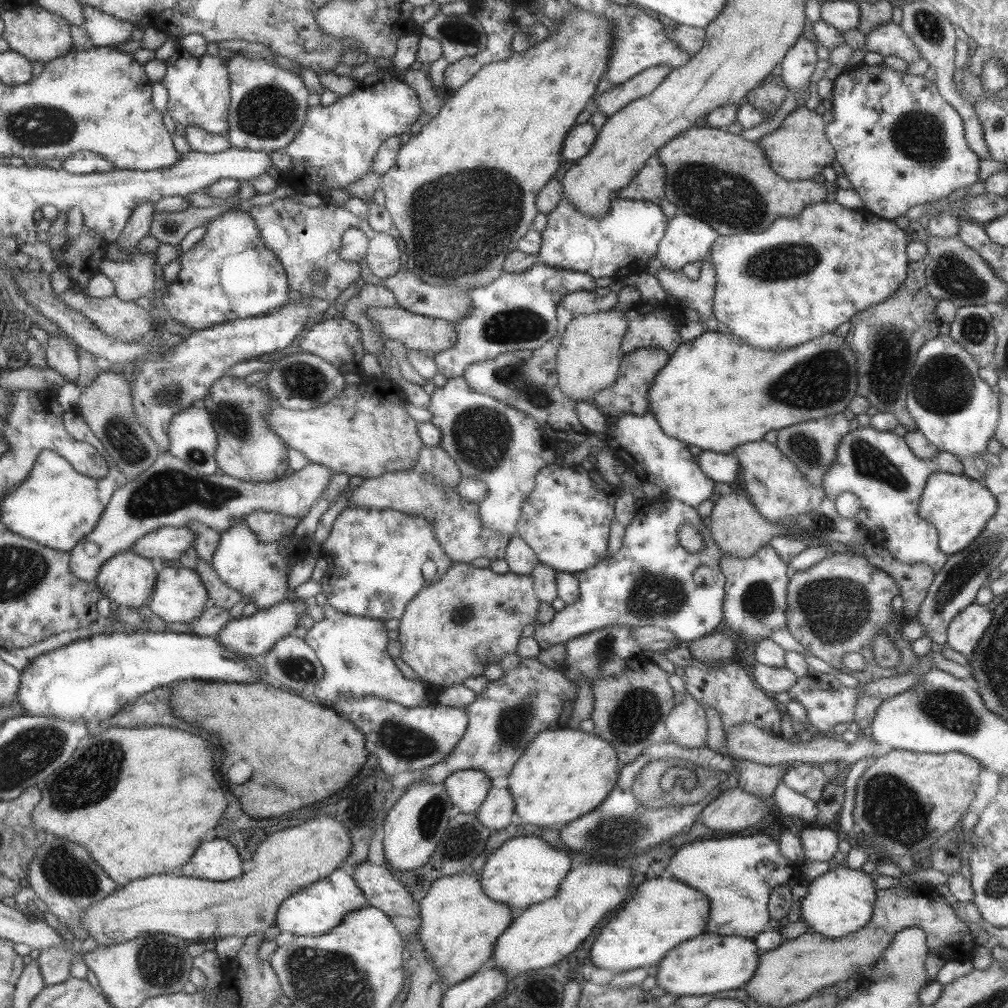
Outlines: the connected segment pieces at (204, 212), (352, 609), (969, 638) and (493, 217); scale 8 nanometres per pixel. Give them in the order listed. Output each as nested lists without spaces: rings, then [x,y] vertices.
[[[222,202],[209,208],[188,207],[181,212],[168,213],[160,211],[153,214],[152,231],[150,235],[160,243],[179,245],[180,240],[196,226],[204,225],[209,219],[217,217],[221,211],[231,209],[233,206]]]
[[[346,506],[333,520],[329,535],[320,545],[327,560],[330,577],[321,577],[320,599],[338,612],[367,616],[381,621],[401,619],[405,606],[424,587],[437,582],[451,566],[452,560],[441,548],[434,526],[427,517],[398,510]]]
[[[969,604],[948,624],[945,645],[969,656],[977,646],[977,640],[989,627],[992,612],[985,605]]]
[[[572,8],[566,14],[566,18],[557,21],[556,25],[558,25],[557,31],[553,35],[530,45],[525,52],[514,52],[509,58],[484,64],[452,96],[445,99],[438,113],[431,117],[429,124],[421,126],[418,134],[411,136],[400,146],[395,164],[382,175],[380,189],[385,196],[384,208],[389,212],[393,226],[405,244],[407,269],[419,280],[433,286],[456,286],[467,289],[485,286],[501,275],[502,264],[508,252],[516,248],[517,241],[531,228],[533,218],[538,212],[535,205],[537,194],[553,178],[559,167],[567,132],[575,126],[575,117],[585,109],[585,105],[594,96],[596,84],[604,73],[612,43],[612,24],[606,18],[599,18],[578,8]]]

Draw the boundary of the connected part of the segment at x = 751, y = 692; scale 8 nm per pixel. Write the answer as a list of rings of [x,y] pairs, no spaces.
[[[692,659],[691,664],[683,668],[682,677],[685,690],[702,706],[710,706],[720,714],[723,732],[742,722],[753,723],[769,734],[780,736],[779,722],[781,714],[777,711],[776,701],[765,694],[753,682],[753,678],[737,664],[730,660],[719,664],[705,664]]]

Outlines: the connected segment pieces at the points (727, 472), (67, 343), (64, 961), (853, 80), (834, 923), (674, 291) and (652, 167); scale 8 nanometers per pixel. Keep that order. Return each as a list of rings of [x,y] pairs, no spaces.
[[[701,451],[696,457],[700,471],[713,482],[724,482],[730,485],[738,480],[738,460],[733,451]]]
[[[50,336],[46,342],[46,366],[49,369],[60,374],[66,382],[74,382],[78,377],[78,362],[77,354],[75,354],[74,348],[79,347],[70,340],[67,336],[63,338],[62,336]]]
[[[69,943],[68,947],[51,945],[35,953],[43,983],[52,985],[67,979],[70,973],[71,961],[75,953],[76,944]]]
[[[879,63],[878,65],[871,66],[857,64],[839,73],[832,81],[830,101],[832,102],[831,112],[833,121],[825,126],[825,138],[827,138],[829,144],[831,144],[831,148],[835,152],[835,160],[841,165],[844,175],[851,182],[852,190],[855,190],[861,198],[863,210],[872,212],[873,215],[880,216],[885,220],[894,221],[899,216],[905,215],[905,212],[911,207],[947,198],[953,191],[961,188],[967,190],[968,187],[978,180],[980,159],[969,150],[969,146],[963,135],[961,117],[950,104],[947,104],[941,98],[933,80],[929,81],[921,75],[907,74],[906,71],[895,71],[883,63]]]
[[[838,866],[815,877],[807,883],[807,894],[799,902],[799,919],[808,926],[809,932],[841,938],[863,928],[870,919],[876,899],[874,875],[863,873],[859,868]]]
[[[702,261],[701,272],[695,280],[687,278],[685,273],[661,267],[655,272],[658,283],[663,290],[675,297],[683,308],[691,308],[698,314],[699,320],[705,322],[711,319],[712,298],[716,285],[716,275],[709,262]]]
[[[651,156],[636,174],[630,180],[630,184],[615,192],[614,198],[643,200],[660,205],[659,200],[663,198],[665,169],[657,161],[657,156]]]

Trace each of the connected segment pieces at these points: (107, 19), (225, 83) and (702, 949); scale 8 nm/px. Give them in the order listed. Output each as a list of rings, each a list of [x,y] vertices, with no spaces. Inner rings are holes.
[[[87,4],[82,5],[82,11],[83,28],[93,45],[112,47],[129,40],[134,28],[129,21],[119,20]]]
[[[178,48],[165,59],[165,74],[160,83],[167,89],[166,112],[175,124],[195,126],[209,134],[227,133],[228,109],[230,108],[230,90],[228,70],[218,56],[203,54],[193,56]]]
[[[699,933],[671,948],[657,964],[656,985],[667,994],[715,995],[716,992],[741,988],[753,976],[759,950],[753,939],[725,936],[719,933]]]

